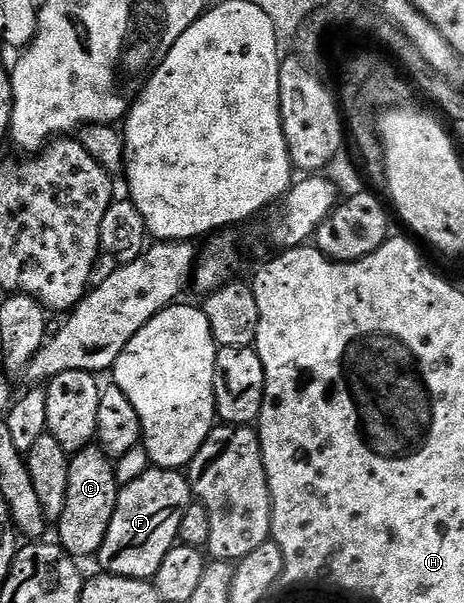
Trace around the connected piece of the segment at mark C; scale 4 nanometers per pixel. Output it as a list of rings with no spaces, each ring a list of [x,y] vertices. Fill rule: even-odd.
[[[91,444],[73,455],[69,464],[68,492],[65,493],[64,512],[57,519],[57,543],[76,560],[97,555],[107,535],[108,525],[115,514],[120,484],[115,465],[102,448]]]

